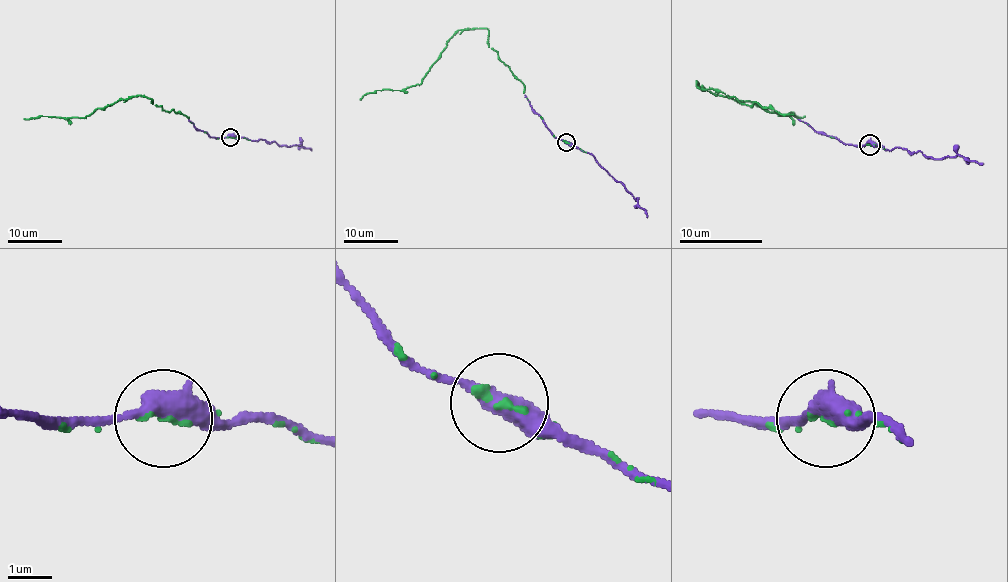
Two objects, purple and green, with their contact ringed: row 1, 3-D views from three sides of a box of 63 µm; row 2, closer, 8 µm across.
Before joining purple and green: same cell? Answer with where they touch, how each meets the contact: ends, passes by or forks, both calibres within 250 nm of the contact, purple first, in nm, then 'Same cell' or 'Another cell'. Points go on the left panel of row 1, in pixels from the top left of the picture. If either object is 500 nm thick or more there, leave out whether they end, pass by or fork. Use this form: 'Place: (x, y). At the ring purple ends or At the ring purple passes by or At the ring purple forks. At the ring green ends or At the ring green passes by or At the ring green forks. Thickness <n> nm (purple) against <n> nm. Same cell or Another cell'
Place: (230, 137). At the ring purple passes by. At the ring green ends. Thickness 440 nm (purple) against 130 nm. Same cell

